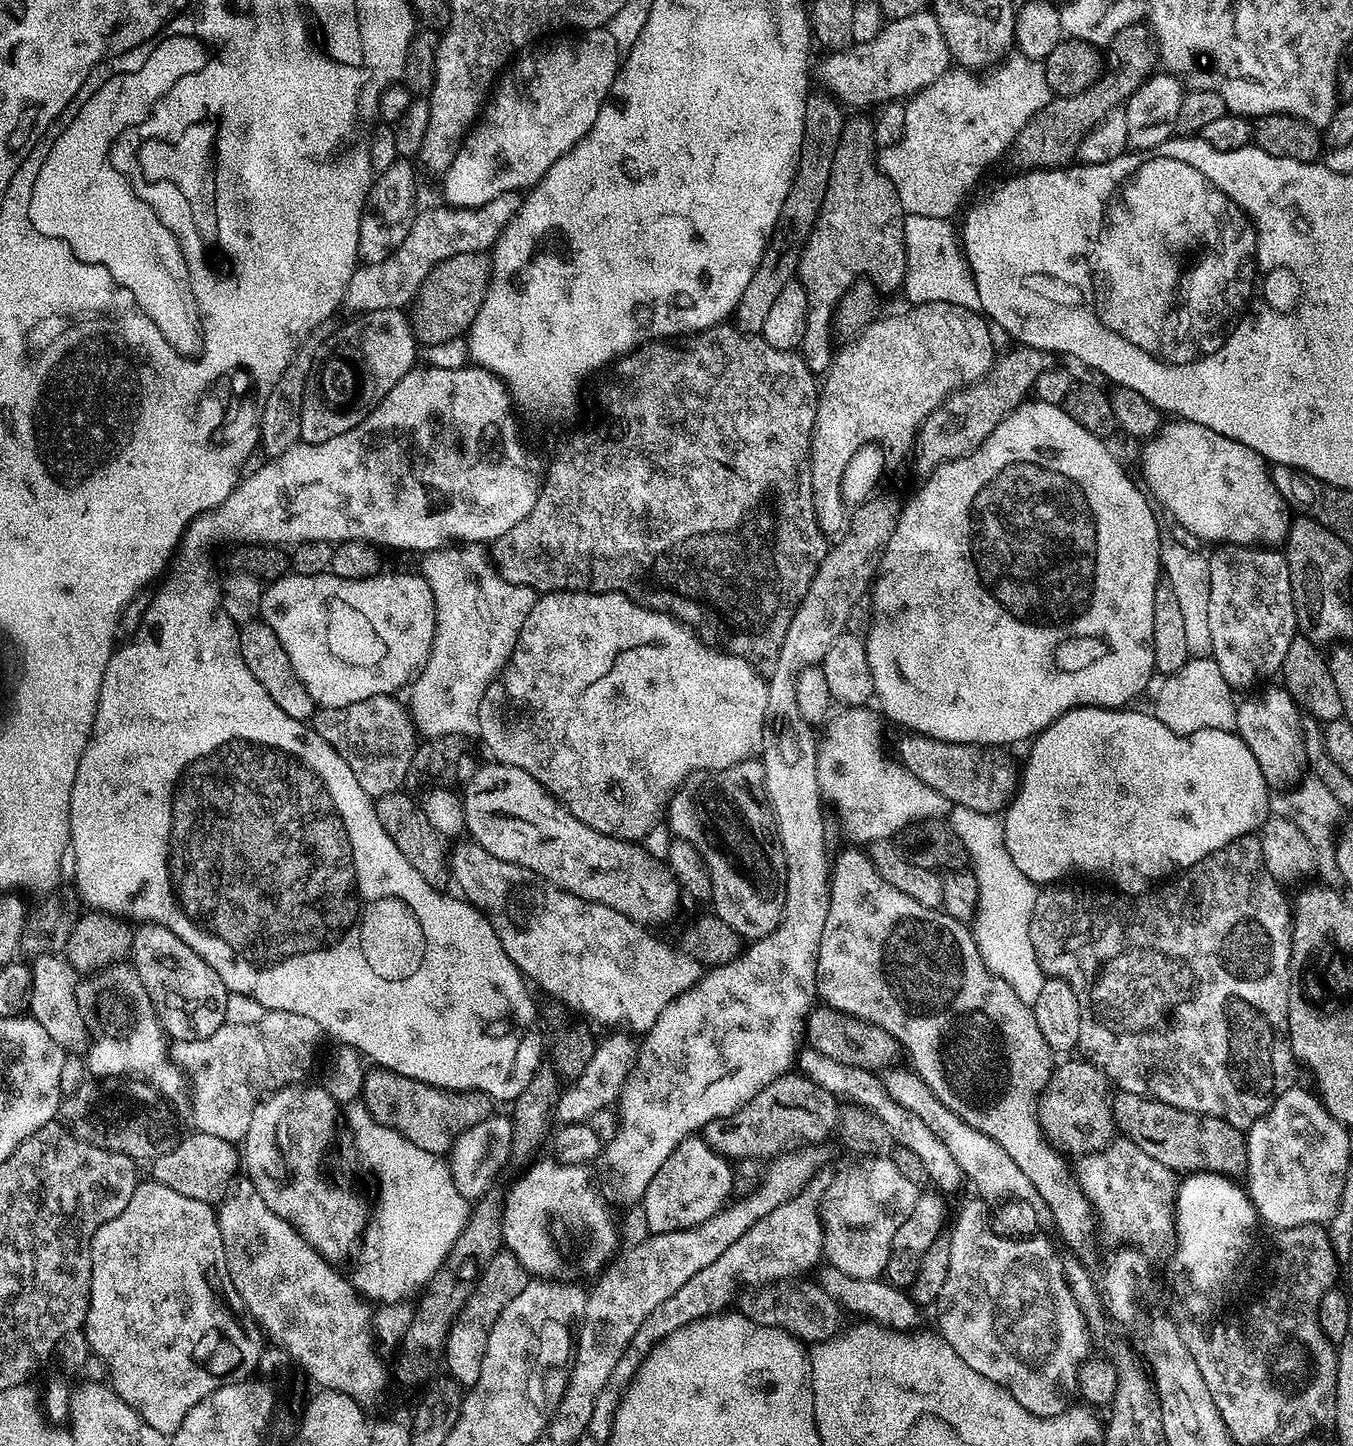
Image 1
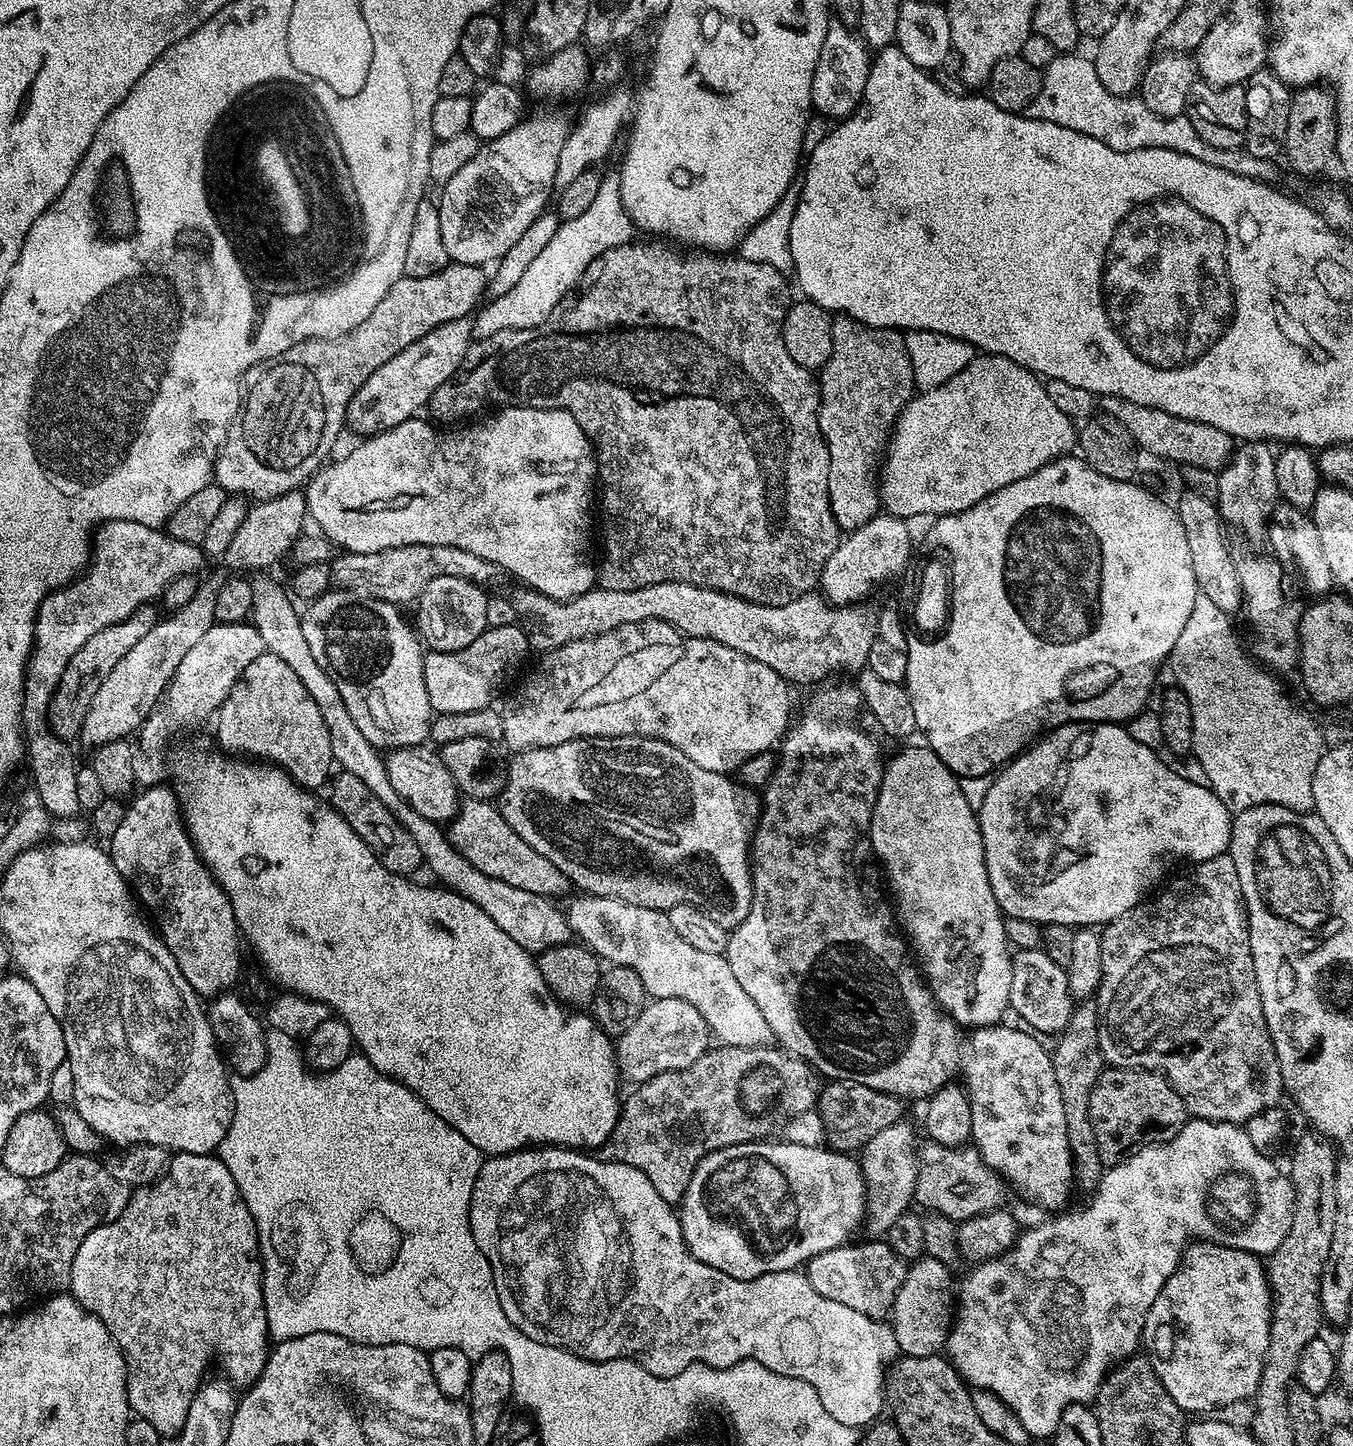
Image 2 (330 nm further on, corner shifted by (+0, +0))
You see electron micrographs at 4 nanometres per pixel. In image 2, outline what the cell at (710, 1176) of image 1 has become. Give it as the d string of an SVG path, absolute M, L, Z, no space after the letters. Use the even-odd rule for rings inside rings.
M760 1142L731 1144L714 1149L706 1154L706 1158L702 1158L702 1162L698 1162L690 1178L690 1186L686 1186L686 1194L680 1199L678 1215L684 1243L700 1263L714 1266L719 1272L739 1280L753 1280L767 1272L790 1272L799 1269L813 1256L849 1243L853 1239L852 1231L859 1224L861 1227L866 1216L866 1189L859 1163L851 1155L824 1146L807 1148L779 1143L773 1148L763 1148ZM756 1176L772 1176L772 1188L759 1192L752 1185ZM718 1179L724 1183L721 1188L716 1185ZM760 1204L764 1204L768 1211L765 1216ZM736 1211L740 1211L740 1217L732 1220ZM764 1220L772 1224L768 1238L774 1244L764 1244L760 1238L759 1228Z

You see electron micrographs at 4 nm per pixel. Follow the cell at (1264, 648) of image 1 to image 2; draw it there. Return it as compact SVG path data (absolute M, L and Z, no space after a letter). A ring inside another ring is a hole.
M1244 442L1233 451L1225 468L1216 478L1214 503L1220 518L1229 529L1237 528L1252 544L1260 544L1270 532L1270 517L1274 502L1280 500L1276 481L1276 458L1273 449L1264 442Z

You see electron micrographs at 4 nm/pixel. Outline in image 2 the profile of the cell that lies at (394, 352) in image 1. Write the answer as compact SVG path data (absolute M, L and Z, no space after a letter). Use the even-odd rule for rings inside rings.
M468 318L443 324L414 342L380 366L356 391L348 404L347 427L361 432L361 437L371 438L377 432L385 432L413 419L419 413L416 411L427 405L434 390L460 369L473 343L474 324Z

